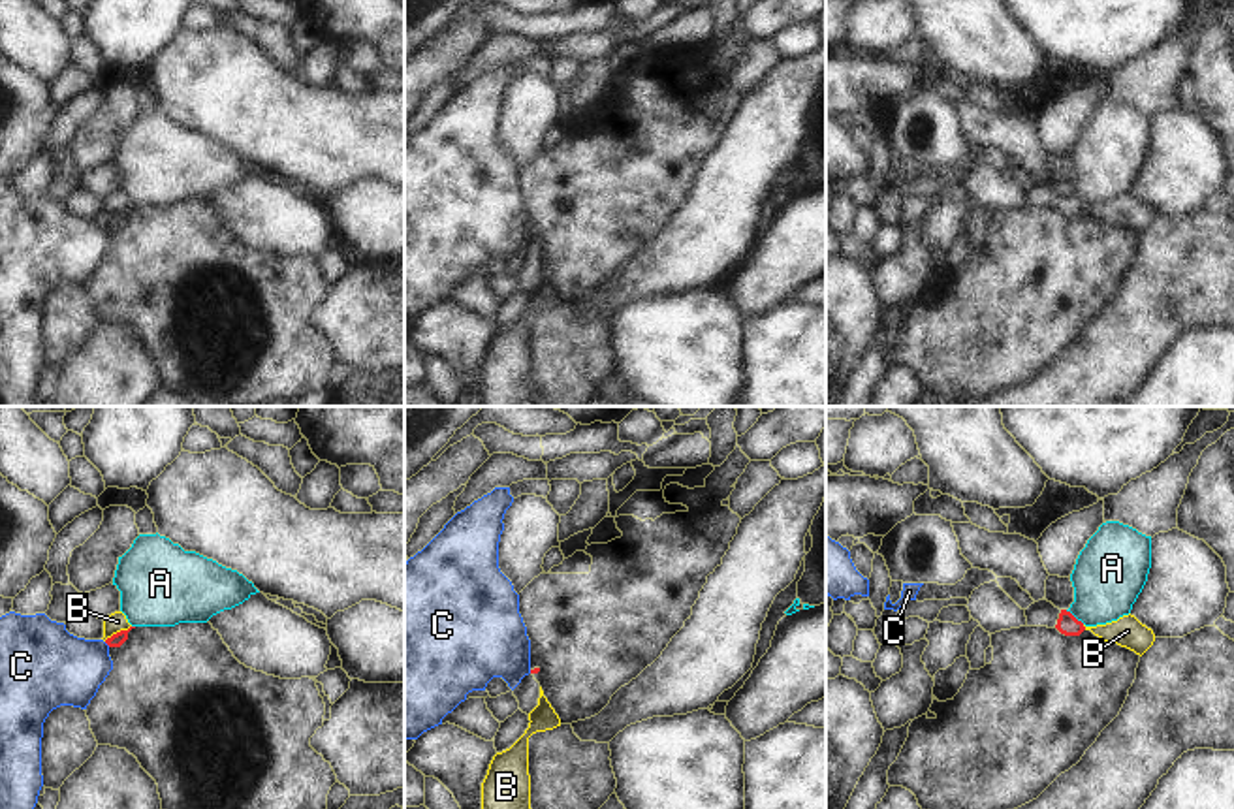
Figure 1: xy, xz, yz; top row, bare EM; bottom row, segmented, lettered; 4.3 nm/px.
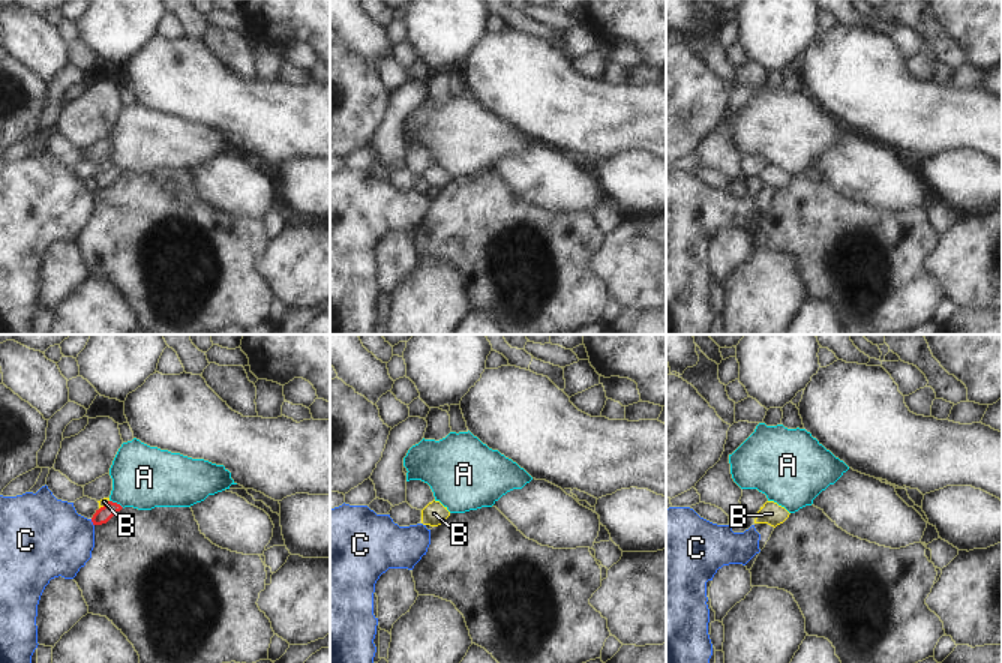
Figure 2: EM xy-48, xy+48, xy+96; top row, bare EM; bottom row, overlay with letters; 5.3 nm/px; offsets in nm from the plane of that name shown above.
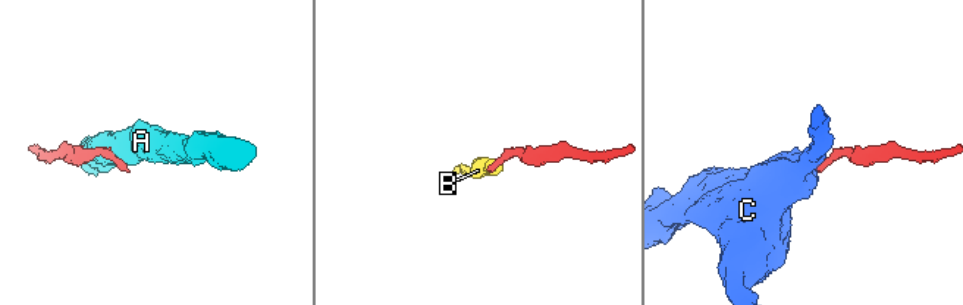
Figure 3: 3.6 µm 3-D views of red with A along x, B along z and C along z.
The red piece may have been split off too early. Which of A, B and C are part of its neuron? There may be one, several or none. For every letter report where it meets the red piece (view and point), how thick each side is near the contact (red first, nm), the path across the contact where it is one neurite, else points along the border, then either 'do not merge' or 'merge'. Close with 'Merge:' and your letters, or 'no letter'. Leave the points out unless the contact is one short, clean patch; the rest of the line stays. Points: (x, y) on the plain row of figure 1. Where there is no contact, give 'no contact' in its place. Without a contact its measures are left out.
A: meets red in yz at (1073, 194); 90 nm thick on the red side, 300 nm on the other; do not merge
B: meets red in xy at (117, 211); 60 nm thick on the red side, 90 nm on the other; border along xy (130, 204), (104, 219); do not merge
C: meets red in xy at (108, 222); 60 nm thick on the red side, 320 nm on the other; border along xy (104, 221), (110, 224); do not merge
Merge: no letter

